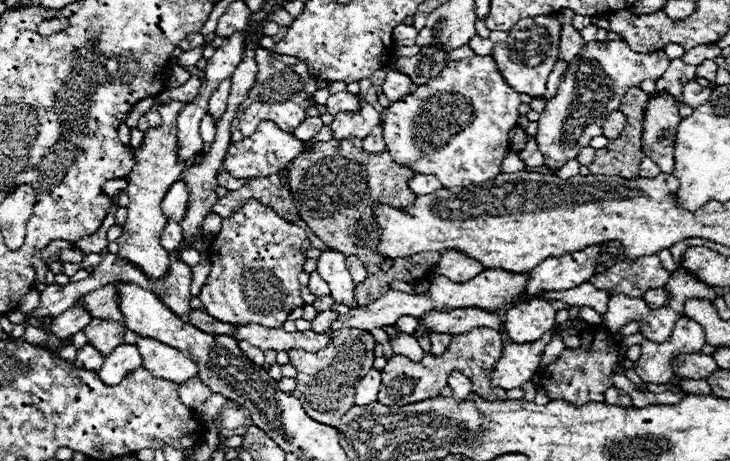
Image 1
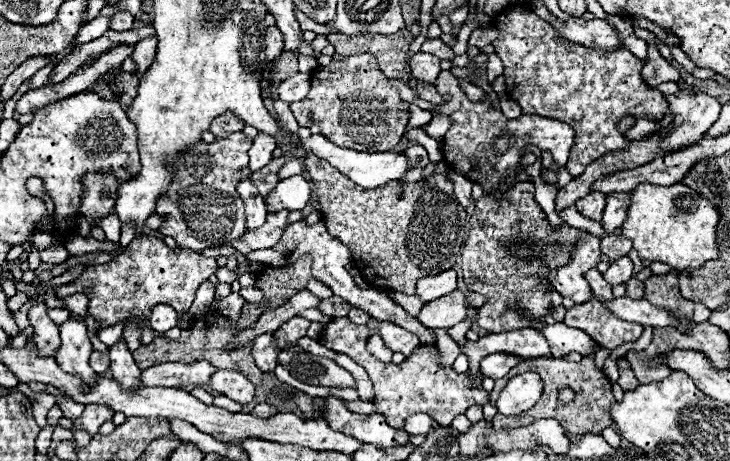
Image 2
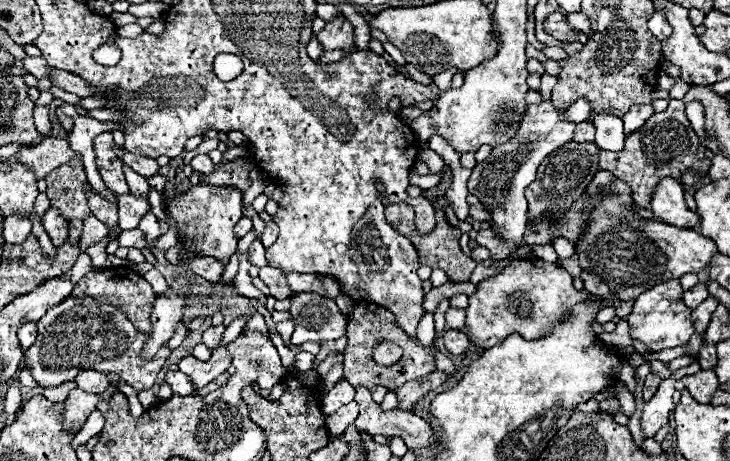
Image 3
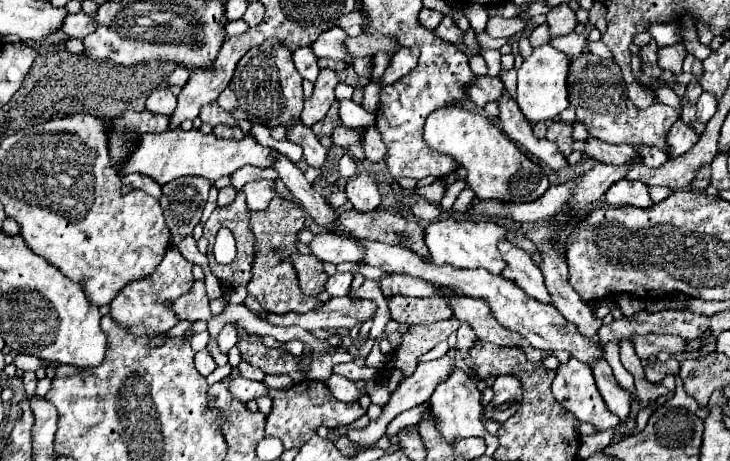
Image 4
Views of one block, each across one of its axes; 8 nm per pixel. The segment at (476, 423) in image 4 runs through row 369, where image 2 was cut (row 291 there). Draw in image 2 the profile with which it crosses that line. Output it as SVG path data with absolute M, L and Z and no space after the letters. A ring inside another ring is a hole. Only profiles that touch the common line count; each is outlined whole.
M456 290L456 292L450 292L448 296L442 296L442 298L436 298L428 304L424 304L418 314L418 320L426 328L448 330L466 318L466 310L468 310L466 294Z

